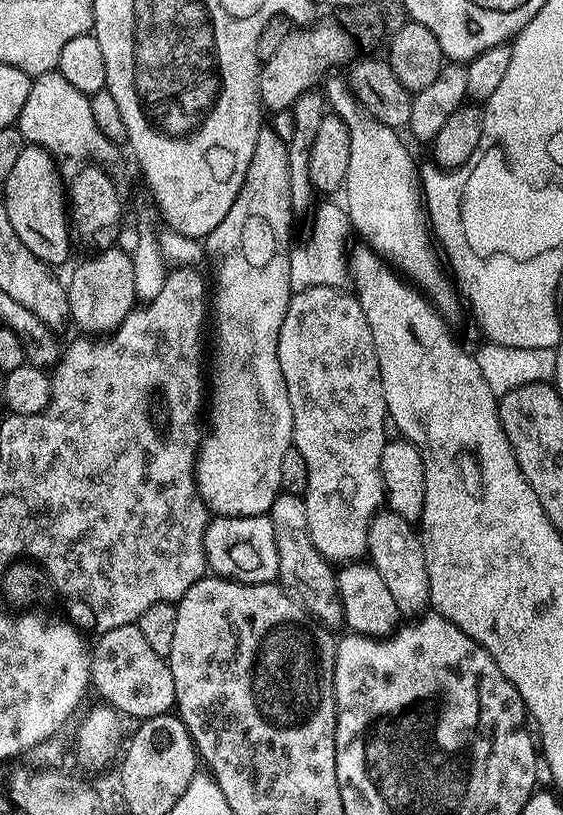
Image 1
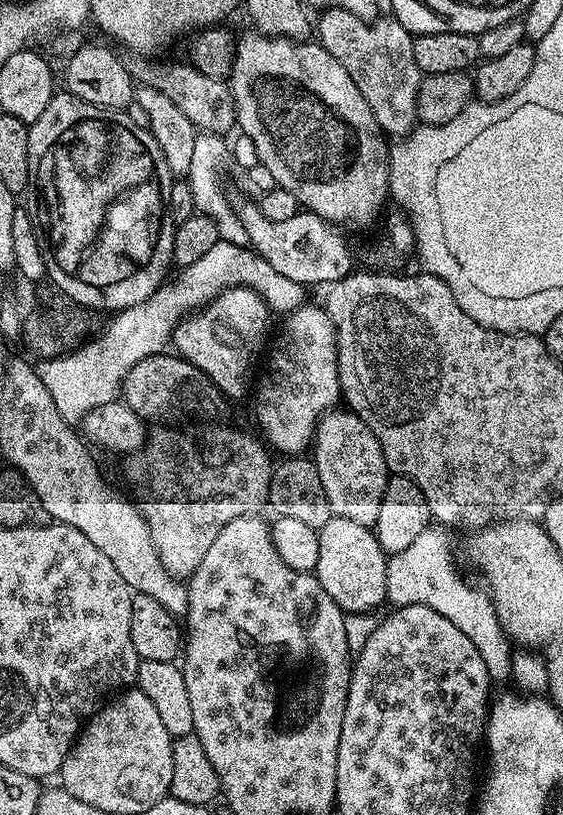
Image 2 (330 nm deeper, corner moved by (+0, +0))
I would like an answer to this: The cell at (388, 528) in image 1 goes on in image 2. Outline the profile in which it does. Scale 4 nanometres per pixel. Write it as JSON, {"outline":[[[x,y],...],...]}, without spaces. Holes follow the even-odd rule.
{"outline":[[[351,410],[325,412],[316,423],[314,459],[322,490],[330,502],[332,515],[350,518],[358,526],[372,528],[378,522],[378,509],[382,507],[382,494],[388,485],[389,471],[378,438]]]}

